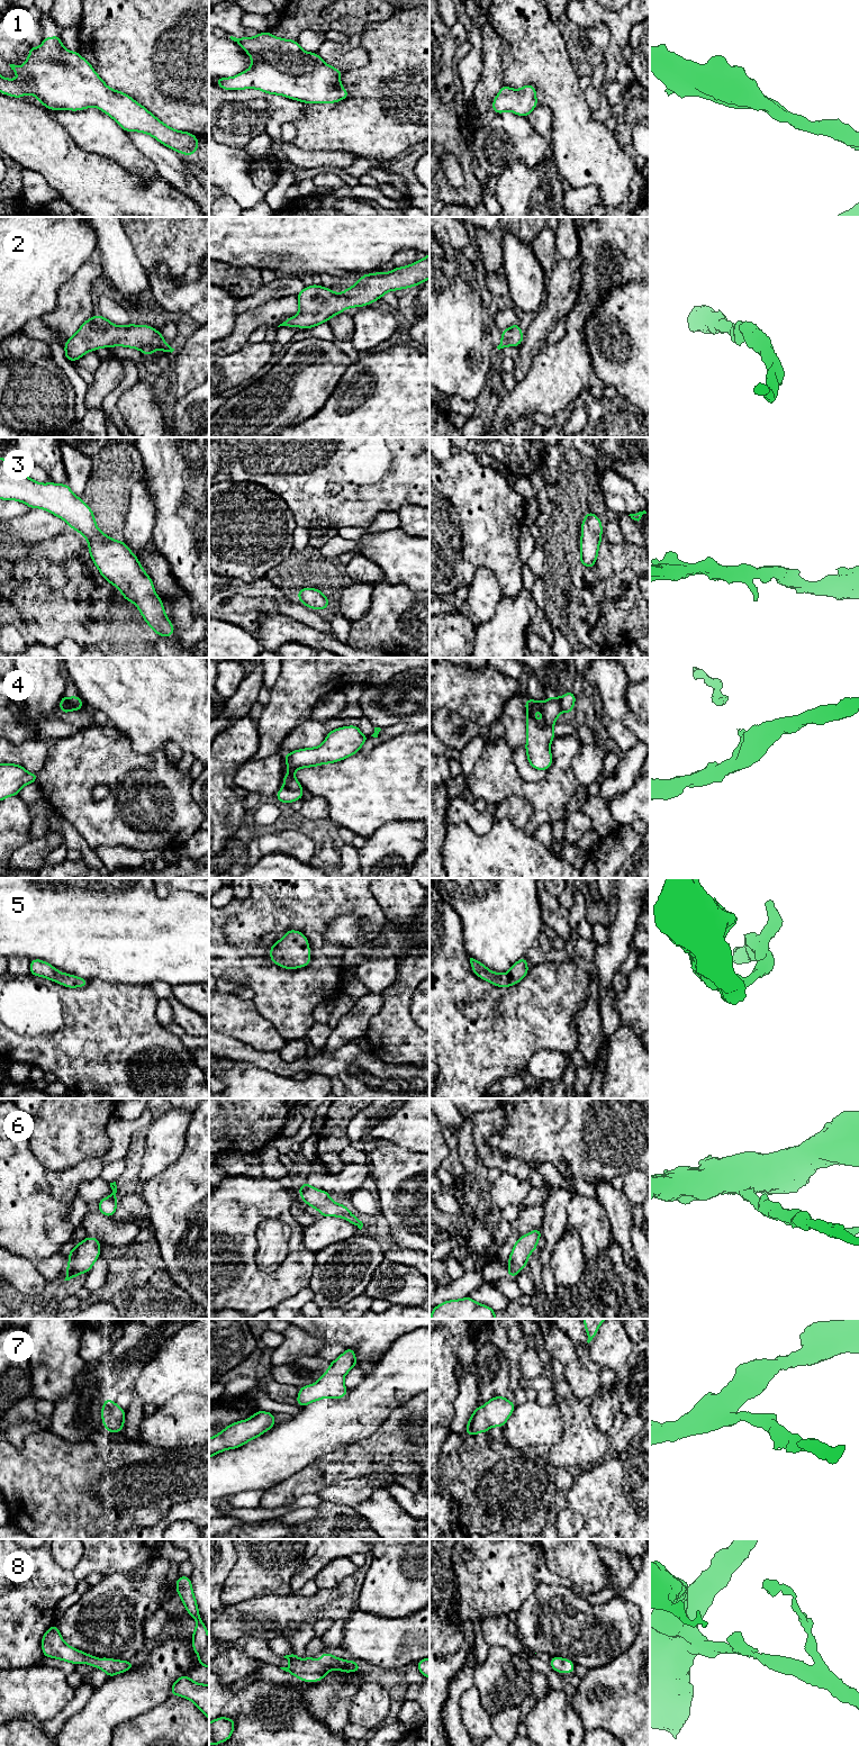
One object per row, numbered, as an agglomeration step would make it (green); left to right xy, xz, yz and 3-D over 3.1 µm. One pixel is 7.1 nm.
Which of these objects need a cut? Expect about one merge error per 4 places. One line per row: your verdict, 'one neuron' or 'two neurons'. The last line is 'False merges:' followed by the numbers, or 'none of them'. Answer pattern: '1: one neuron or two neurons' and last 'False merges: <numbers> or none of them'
1: one neuron
2: one neuron
3: one neuron
4: two neurons
5: one neuron
6: one neuron
7: one neuron
8: one neuron
False merges: 4

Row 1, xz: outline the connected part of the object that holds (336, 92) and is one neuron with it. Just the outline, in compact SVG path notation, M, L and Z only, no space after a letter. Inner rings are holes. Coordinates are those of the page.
M269 31L259 33L256 37L229 38L250 55L252 64L235 76L215 79L221 89L257 89L305 103L334 103L349 97L349 92L341 85L342 71L325 63L317 53L304 51L297 40L274 37Z

